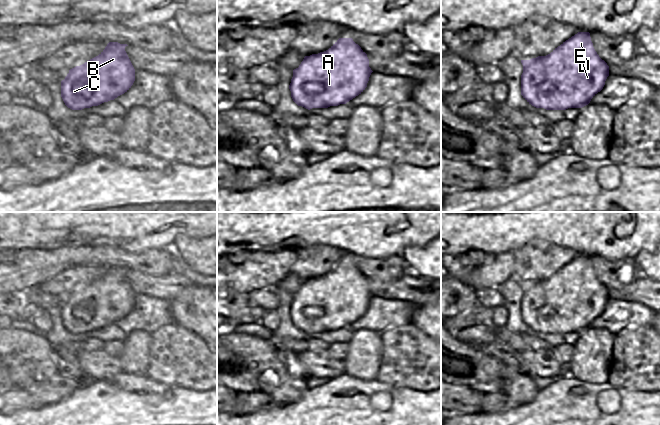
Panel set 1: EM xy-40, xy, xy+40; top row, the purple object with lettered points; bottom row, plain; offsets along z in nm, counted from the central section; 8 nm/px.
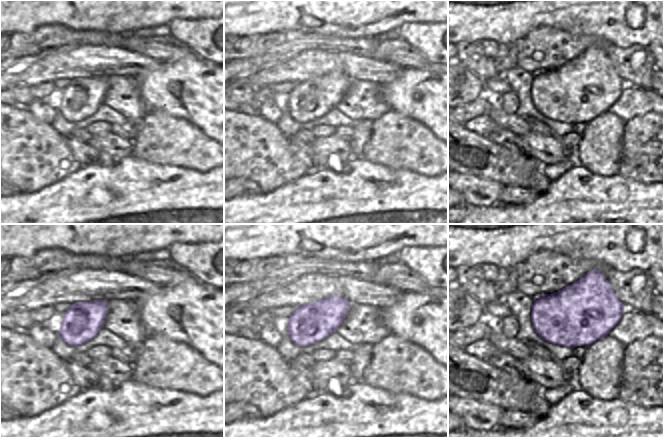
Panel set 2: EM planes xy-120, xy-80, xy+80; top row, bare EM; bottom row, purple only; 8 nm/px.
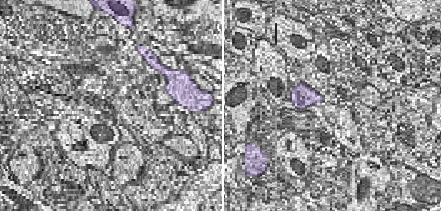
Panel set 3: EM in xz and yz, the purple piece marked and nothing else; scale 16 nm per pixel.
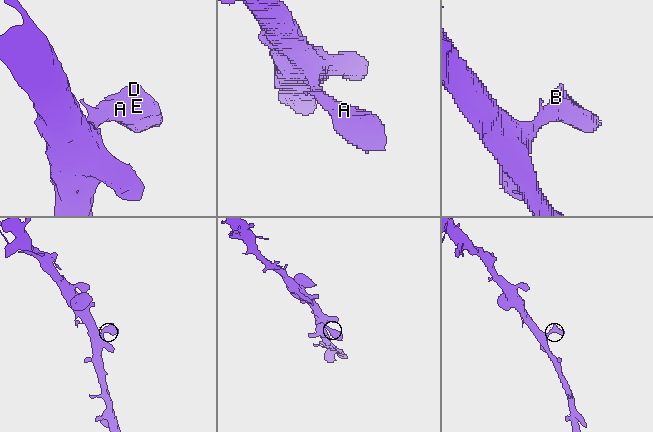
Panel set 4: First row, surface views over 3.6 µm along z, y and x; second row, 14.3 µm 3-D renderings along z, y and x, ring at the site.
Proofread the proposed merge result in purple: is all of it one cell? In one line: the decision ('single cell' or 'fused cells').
single cell

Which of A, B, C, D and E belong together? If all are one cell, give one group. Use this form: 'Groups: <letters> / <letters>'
Groups: A B C D E

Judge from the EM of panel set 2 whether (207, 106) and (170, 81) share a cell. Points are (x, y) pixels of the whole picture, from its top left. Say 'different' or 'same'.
same

